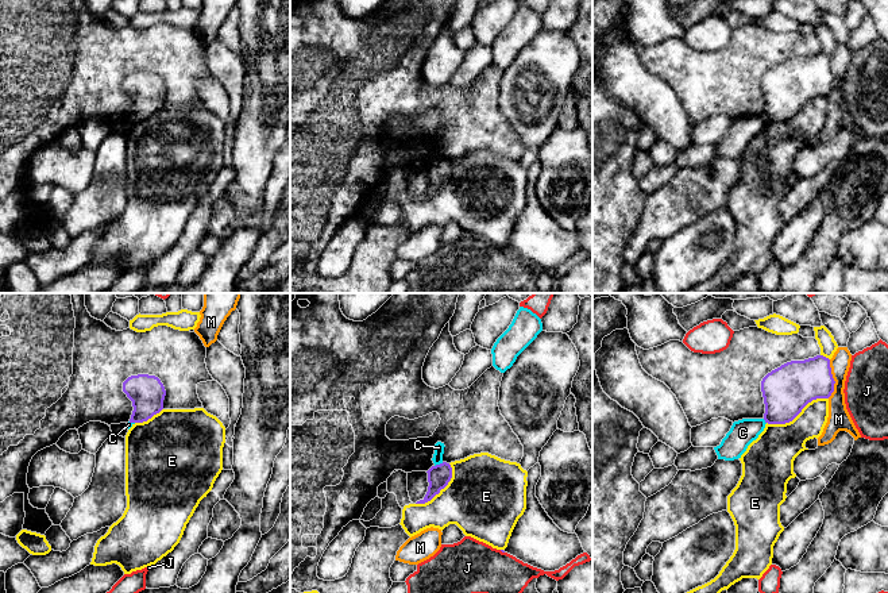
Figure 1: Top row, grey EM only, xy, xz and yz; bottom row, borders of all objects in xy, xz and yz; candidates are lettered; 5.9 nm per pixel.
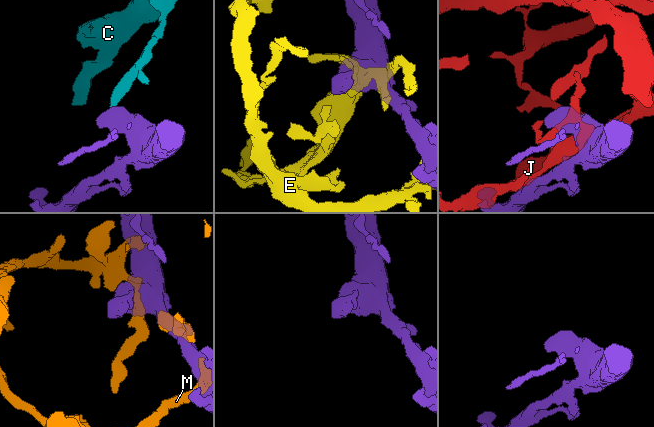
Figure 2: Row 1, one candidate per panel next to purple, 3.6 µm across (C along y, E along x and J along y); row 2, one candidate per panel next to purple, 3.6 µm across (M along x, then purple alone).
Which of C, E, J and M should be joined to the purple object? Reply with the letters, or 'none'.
none

